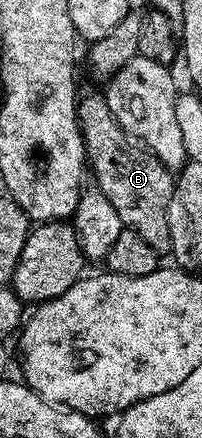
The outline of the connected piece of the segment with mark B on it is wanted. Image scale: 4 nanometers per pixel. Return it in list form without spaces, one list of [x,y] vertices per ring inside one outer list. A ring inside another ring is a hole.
[[[102,93],[87,94],[78,99],[79,128],[87,145],[89,168],[95,174],[99,190],[109,196],[109,202],[121,216],[124,227],[136,230],[153,249],[167,252],[171,249],[169,232],[169,200],[173,200],[176,175],[168,170],[152,150],[135,141],[121,128],[109,112],[109,104]]]

